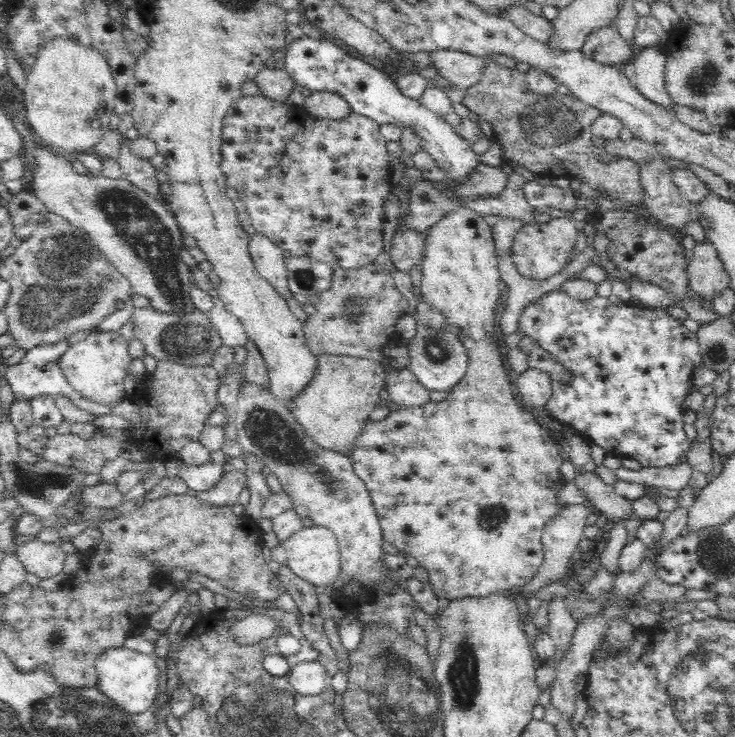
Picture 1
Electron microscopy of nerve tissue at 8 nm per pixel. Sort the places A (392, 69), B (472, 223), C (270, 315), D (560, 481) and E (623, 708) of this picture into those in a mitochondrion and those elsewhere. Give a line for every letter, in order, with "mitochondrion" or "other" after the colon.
A: other
B: other
C: other
D: other
E: other

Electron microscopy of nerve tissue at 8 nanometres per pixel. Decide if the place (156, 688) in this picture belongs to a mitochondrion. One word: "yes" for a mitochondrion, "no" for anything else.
no

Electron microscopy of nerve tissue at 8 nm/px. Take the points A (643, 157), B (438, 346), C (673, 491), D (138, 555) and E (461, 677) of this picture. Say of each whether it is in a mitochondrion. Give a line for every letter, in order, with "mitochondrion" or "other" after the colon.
A: other
B: mitochondrion
C: other
D: mitochondrion
E: mitochondrion

